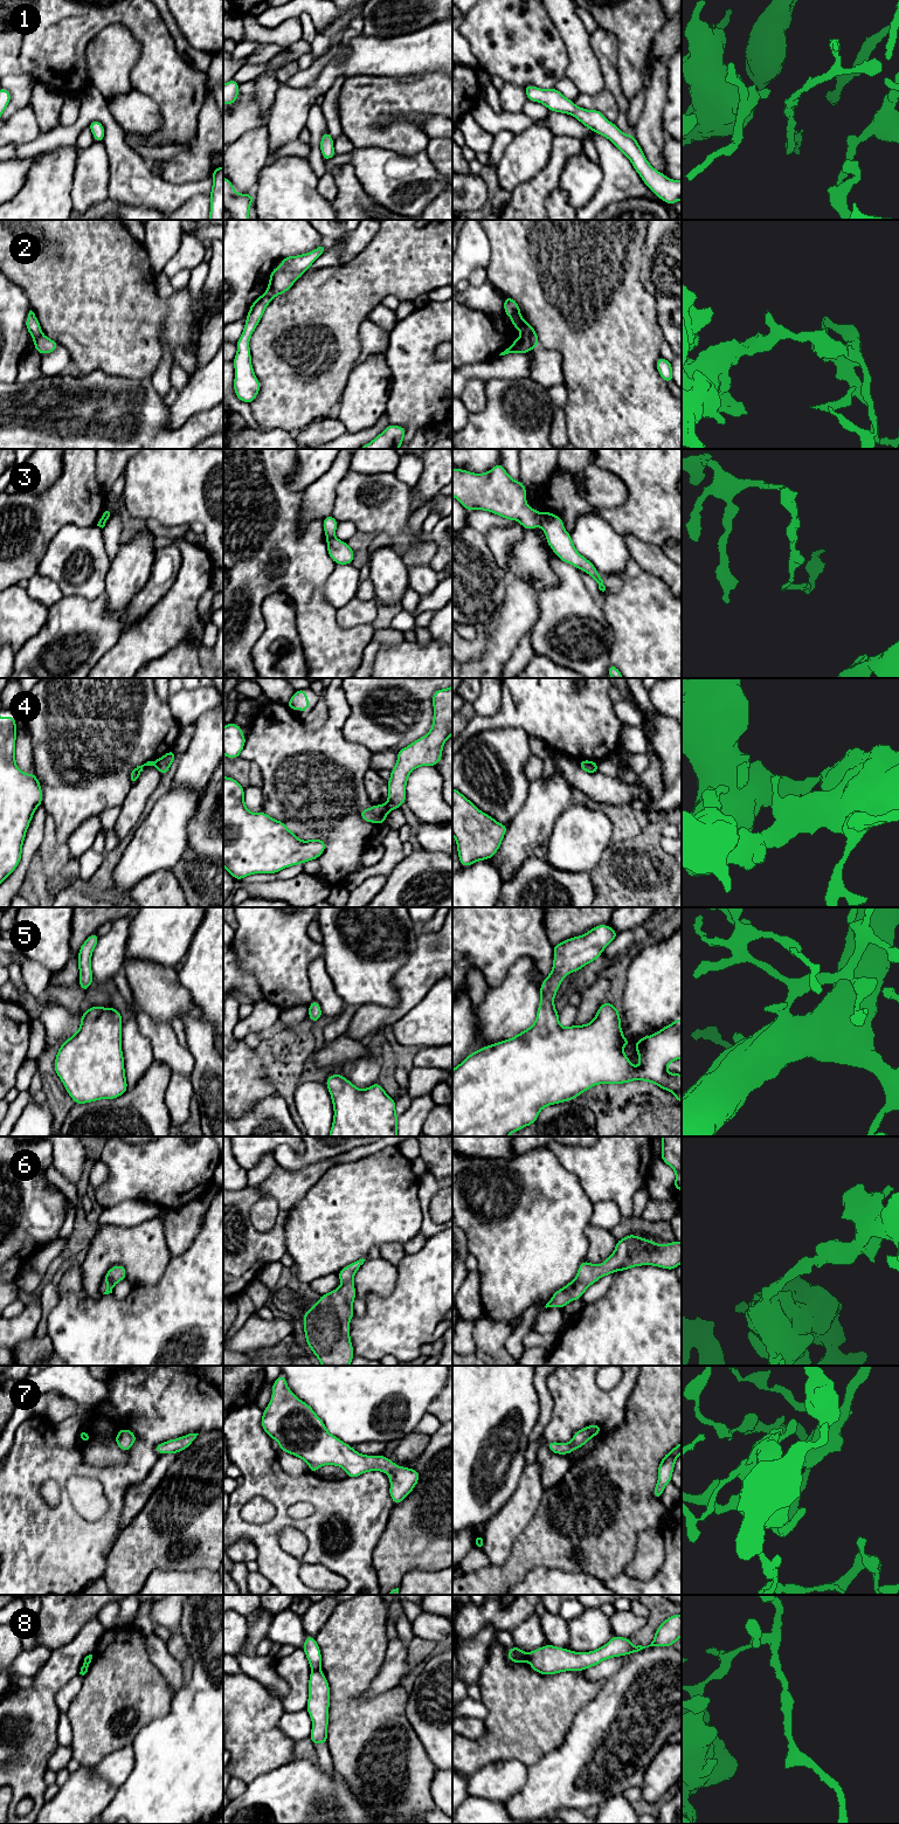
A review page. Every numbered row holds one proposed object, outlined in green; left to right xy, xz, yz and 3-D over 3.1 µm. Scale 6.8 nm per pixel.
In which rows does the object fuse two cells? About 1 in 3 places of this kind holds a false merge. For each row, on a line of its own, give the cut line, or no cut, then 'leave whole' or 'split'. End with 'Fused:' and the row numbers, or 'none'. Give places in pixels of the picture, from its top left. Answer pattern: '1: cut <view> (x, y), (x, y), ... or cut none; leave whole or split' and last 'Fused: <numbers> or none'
1: cut none; leave whole
2: cut yz (523, 333), (533, 346); split
3: cut yz (538, 513), (539, 525); split
4: cut xz (385, 805), (389, 809); split
5: cut none; leave whole
6: cut none; leave whole
7: cut none; leave whole
8: cut xz (312, 1670), (319, 1671); split
Fused: 2, 3, 4, 8

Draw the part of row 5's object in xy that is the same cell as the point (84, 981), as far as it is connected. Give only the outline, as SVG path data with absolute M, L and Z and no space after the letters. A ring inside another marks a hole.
M91 934L79 947L77 965L79 968L78 984L85 993L91 983L94 983L91 970L91 954L98 942L99 937Z

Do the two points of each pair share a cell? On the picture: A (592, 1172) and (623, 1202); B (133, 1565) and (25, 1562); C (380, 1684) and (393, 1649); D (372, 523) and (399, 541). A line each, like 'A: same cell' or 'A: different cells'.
A: same cell
B: different cells
C: same cell
D: same cell

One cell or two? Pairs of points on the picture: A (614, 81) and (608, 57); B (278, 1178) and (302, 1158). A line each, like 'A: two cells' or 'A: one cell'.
A: one cell
B: two cells

